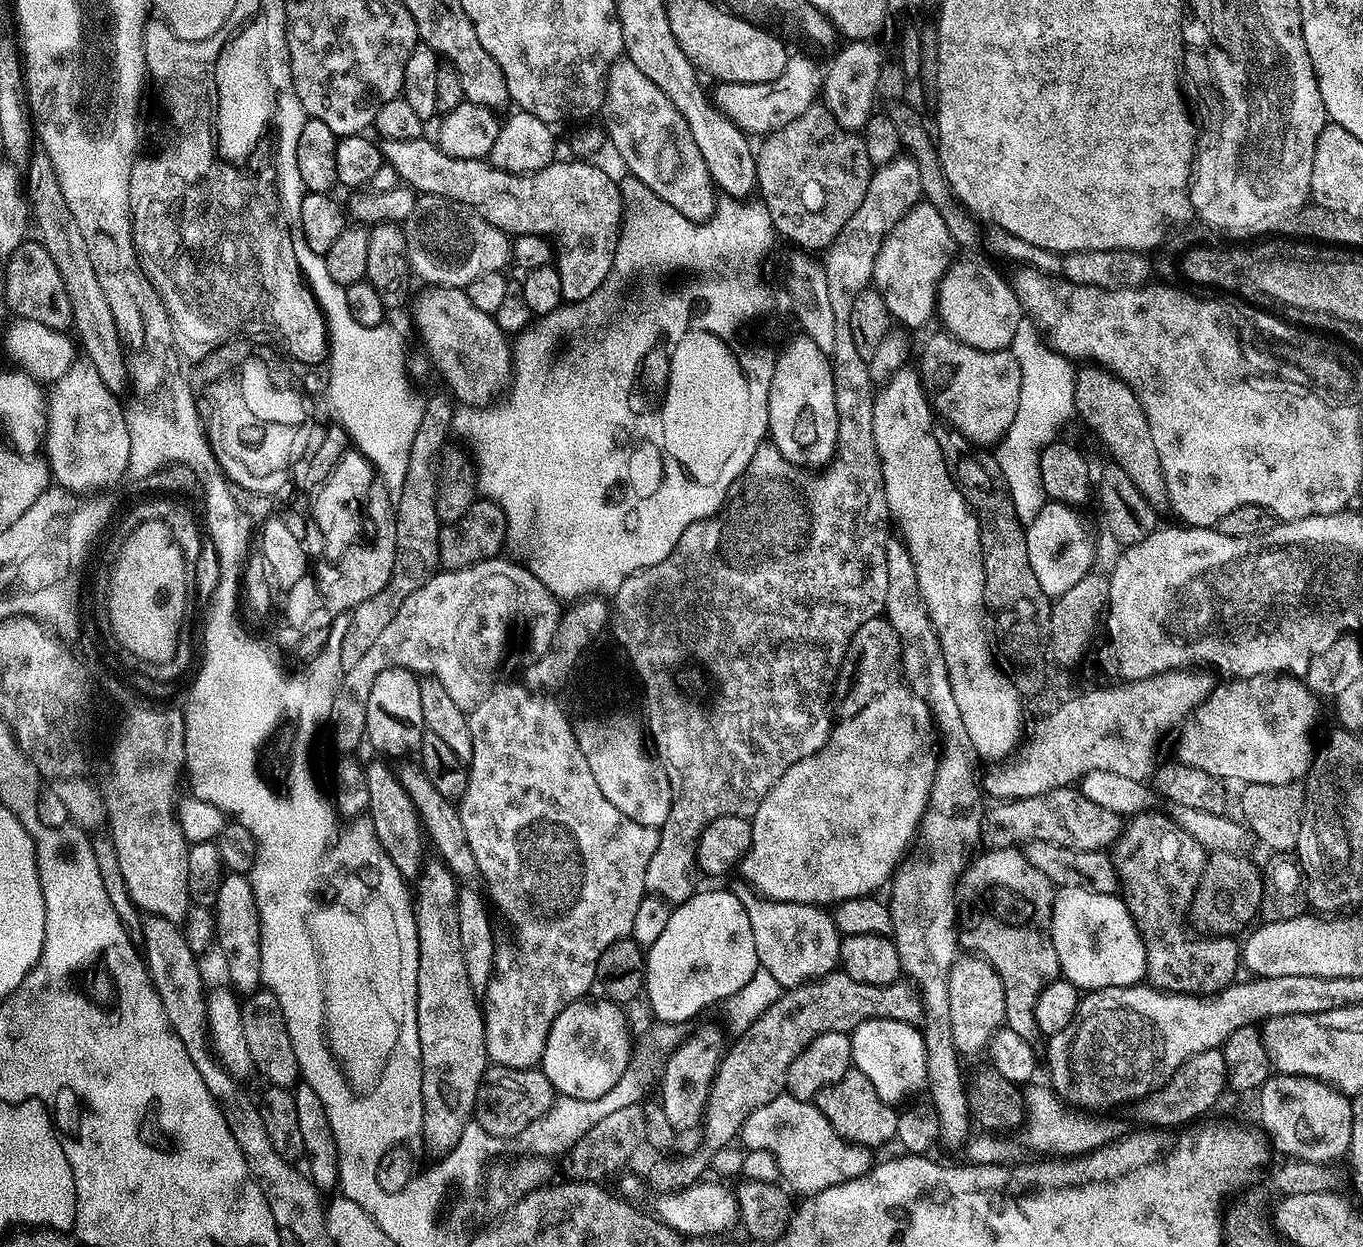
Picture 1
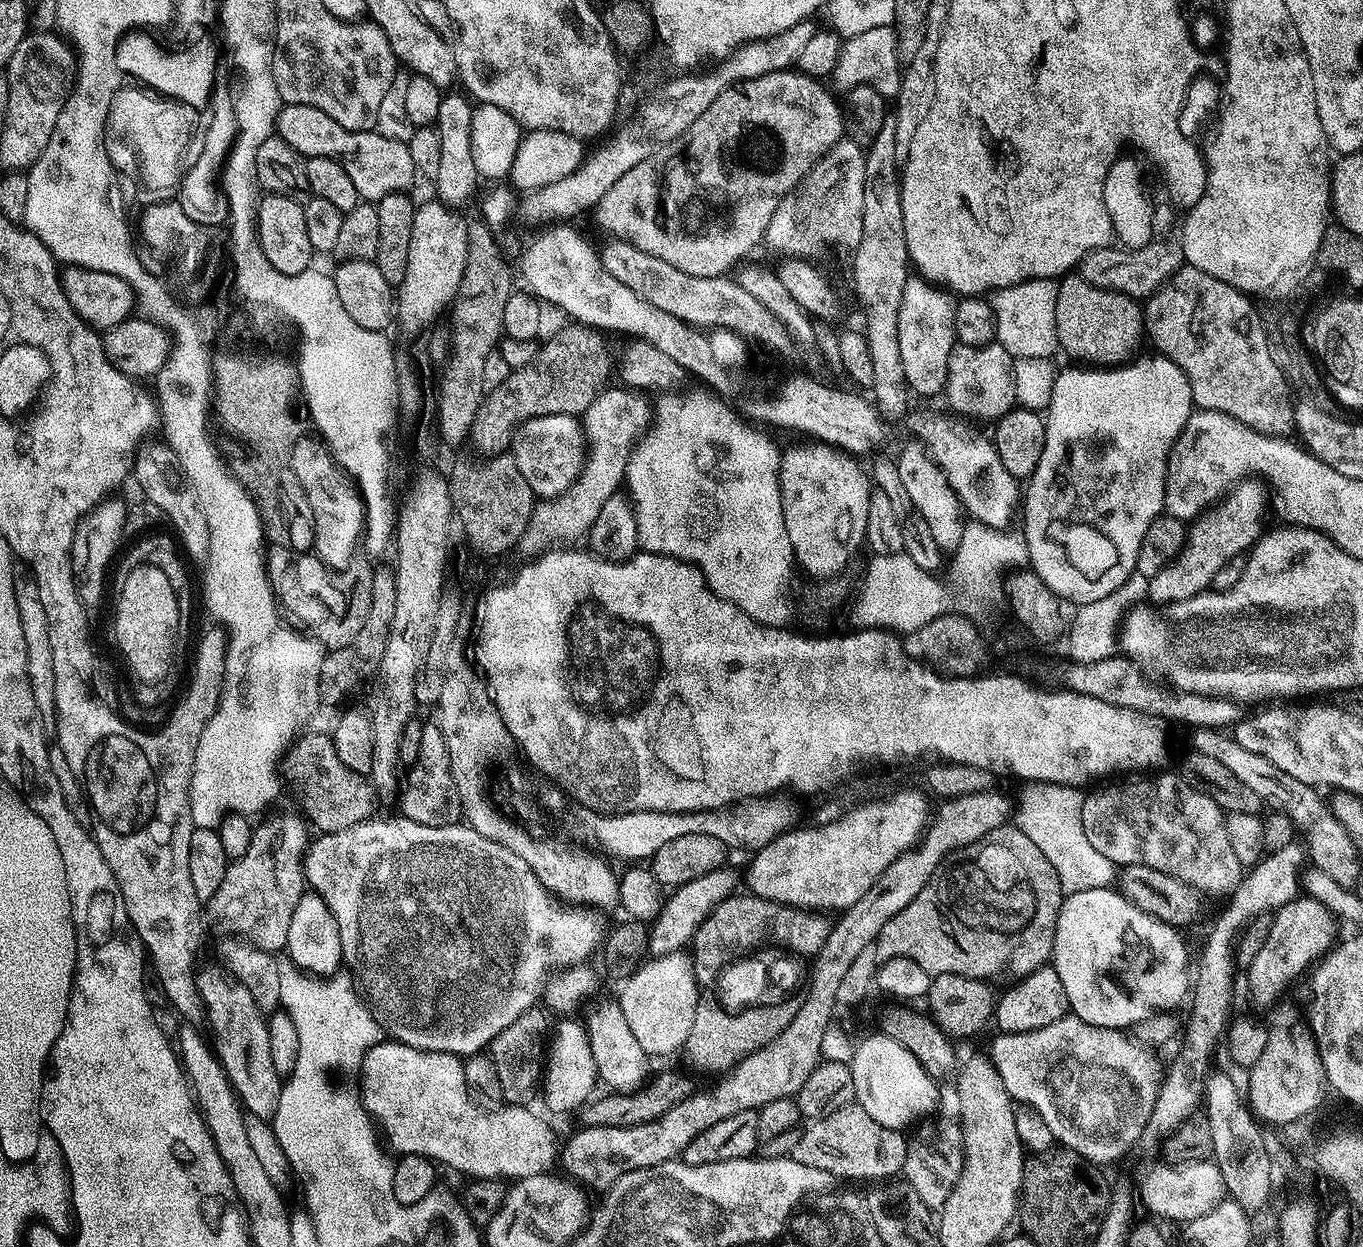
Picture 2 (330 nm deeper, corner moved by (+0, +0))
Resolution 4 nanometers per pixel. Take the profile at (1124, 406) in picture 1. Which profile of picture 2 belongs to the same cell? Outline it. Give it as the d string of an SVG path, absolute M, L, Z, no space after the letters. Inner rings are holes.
M1065 274L1058 280L1058 302L1054 310L1058 345L1073 356L1073 361L1087 362L1092 366L1119 366L1133 355L1132 351L1145 339L1144 313L1141 305L1131 300L1127 291L1106 290L1102 286L1094 286L1079 274Z

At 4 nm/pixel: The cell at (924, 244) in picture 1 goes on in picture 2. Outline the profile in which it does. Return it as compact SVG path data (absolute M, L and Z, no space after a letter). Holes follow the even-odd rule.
M908 278L901 292L901 310L898 311L898 343L905 370L906 382L913 393L936 396L948 386L950 350L958 341L954 330L953 297L943 287L922 278Z

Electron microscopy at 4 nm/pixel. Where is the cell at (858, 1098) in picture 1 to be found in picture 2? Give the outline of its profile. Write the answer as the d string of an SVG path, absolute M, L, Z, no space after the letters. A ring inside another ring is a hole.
M853 1102L826 1118L811 1121L804 1128L791 1157L805 1166L813 1167L825 1177L841 1176L844 1180L883 1182L903 1173L907 1153L908 1140L903 1131L882 1126L882 1122L874 1122L866 1110Z

